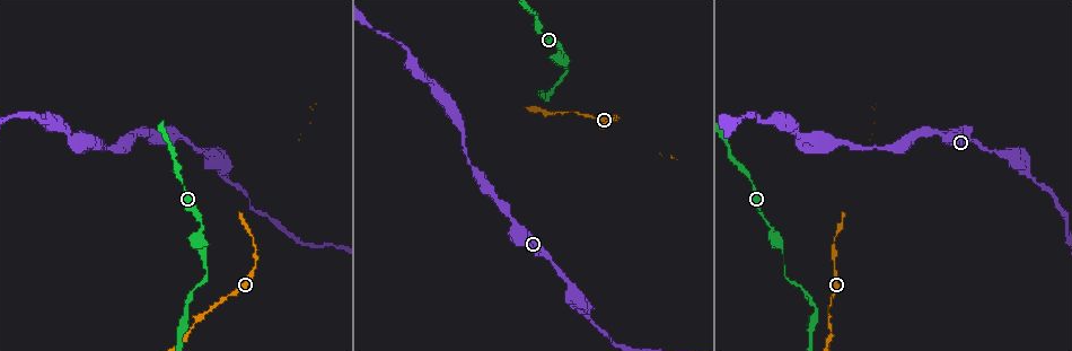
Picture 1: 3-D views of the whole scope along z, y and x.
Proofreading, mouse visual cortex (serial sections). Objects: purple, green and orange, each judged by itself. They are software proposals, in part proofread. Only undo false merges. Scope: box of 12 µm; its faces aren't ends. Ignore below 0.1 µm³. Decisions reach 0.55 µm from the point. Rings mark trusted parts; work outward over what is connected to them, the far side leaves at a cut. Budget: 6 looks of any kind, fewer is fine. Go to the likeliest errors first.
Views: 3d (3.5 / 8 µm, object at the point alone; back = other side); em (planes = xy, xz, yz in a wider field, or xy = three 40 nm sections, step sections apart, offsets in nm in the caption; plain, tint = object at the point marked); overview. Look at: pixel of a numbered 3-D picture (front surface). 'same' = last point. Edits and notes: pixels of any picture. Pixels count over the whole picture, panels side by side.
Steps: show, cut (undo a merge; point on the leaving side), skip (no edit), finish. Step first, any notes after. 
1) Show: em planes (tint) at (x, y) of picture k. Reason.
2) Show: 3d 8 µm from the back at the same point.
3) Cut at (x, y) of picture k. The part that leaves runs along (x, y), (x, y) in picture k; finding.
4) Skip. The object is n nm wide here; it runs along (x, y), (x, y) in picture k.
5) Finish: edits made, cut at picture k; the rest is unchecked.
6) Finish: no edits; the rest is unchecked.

Show: 3d 8 µm at (203, 250) of picture 1. Thick turns thin.

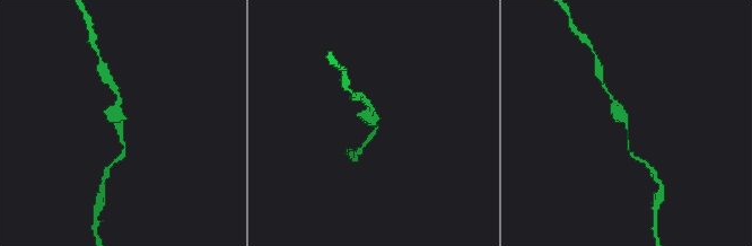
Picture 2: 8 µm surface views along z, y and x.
Show: em xy step 1 (tint) at (121, 127) of picture 2. The arms are 150, 200 nm wide; need the tissue.

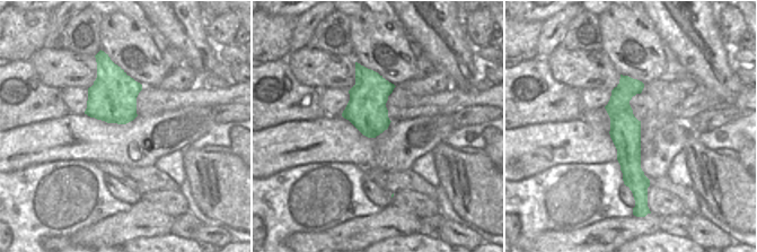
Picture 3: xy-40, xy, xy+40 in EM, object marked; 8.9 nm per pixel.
Skip. It runs along (613, 98), (626, 123), (628, 149), (634, 157) in picture 2; all the same cell.

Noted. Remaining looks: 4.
Show: 3d 3.5 µm at (211, 307) of picture 1. A narrow waist.

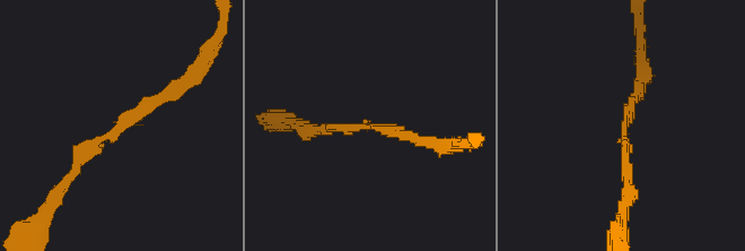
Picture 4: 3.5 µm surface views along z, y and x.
Skip. The arms are 150, 150 nm wide; it runs along (174, 87), (98, 139), (67, 184) in picture 4; continuous, no second cell.

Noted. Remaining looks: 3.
Show: 3d 3.5 µm at (568, 292) of picture 1. Sudden change in width.

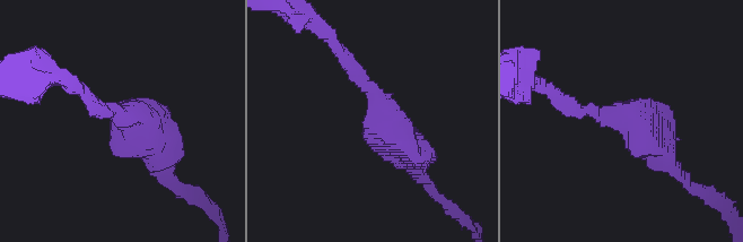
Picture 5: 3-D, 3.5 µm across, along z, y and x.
Show: em xy step 5 (tint) at (126, 118) of picture 5. The arms are 200, 500 nm wide; shape alone is not enough.

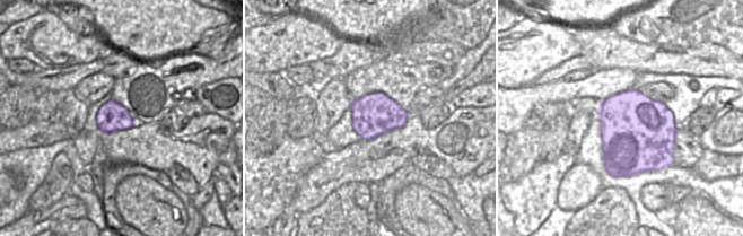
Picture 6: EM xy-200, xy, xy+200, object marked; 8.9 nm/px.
Skip. It runs along (343, 59), (412, 163) in picture 5; all the same cell.

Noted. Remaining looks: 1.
Finish: no edits; the rest is unchecked.

